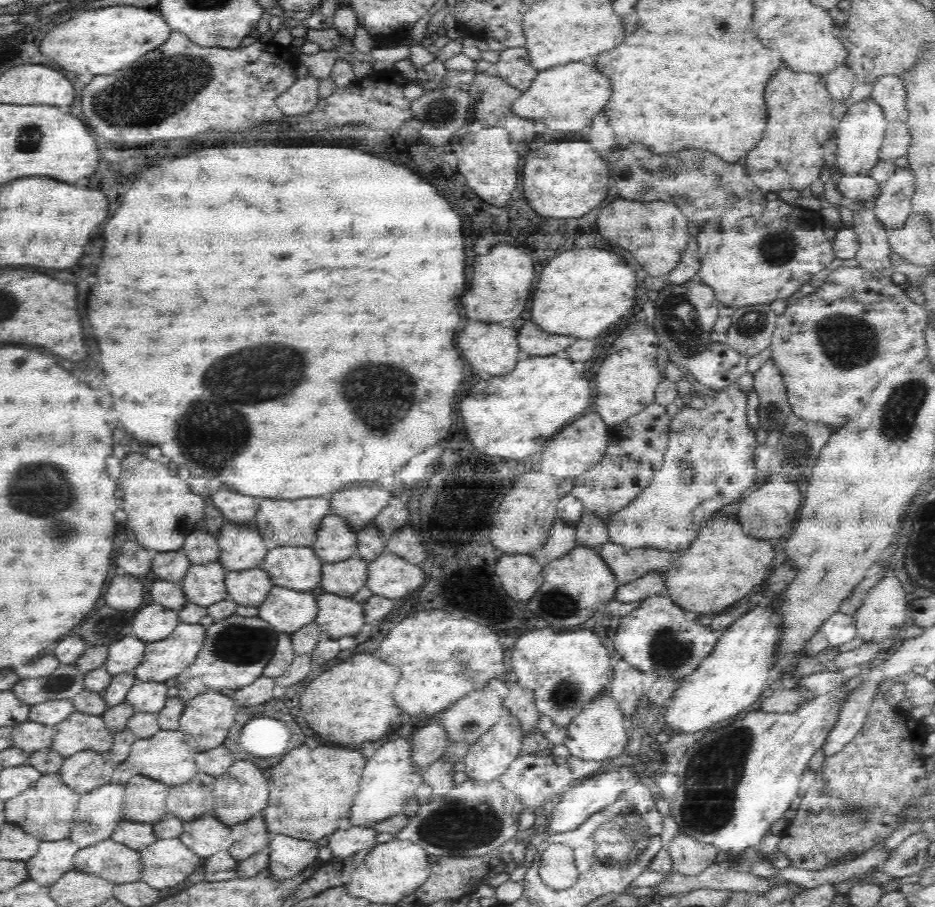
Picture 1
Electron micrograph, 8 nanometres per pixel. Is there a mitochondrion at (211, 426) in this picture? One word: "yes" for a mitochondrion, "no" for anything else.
yes

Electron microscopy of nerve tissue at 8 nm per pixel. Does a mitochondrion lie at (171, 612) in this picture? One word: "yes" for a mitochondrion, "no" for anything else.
no

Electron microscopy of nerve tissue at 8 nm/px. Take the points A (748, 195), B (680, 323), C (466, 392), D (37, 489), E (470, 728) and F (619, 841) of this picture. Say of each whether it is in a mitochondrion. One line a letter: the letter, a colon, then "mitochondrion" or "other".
A: other
B: mitochondrion
C: other
D: mitochondrion
E: mitochondrion
F: mitochondrion

